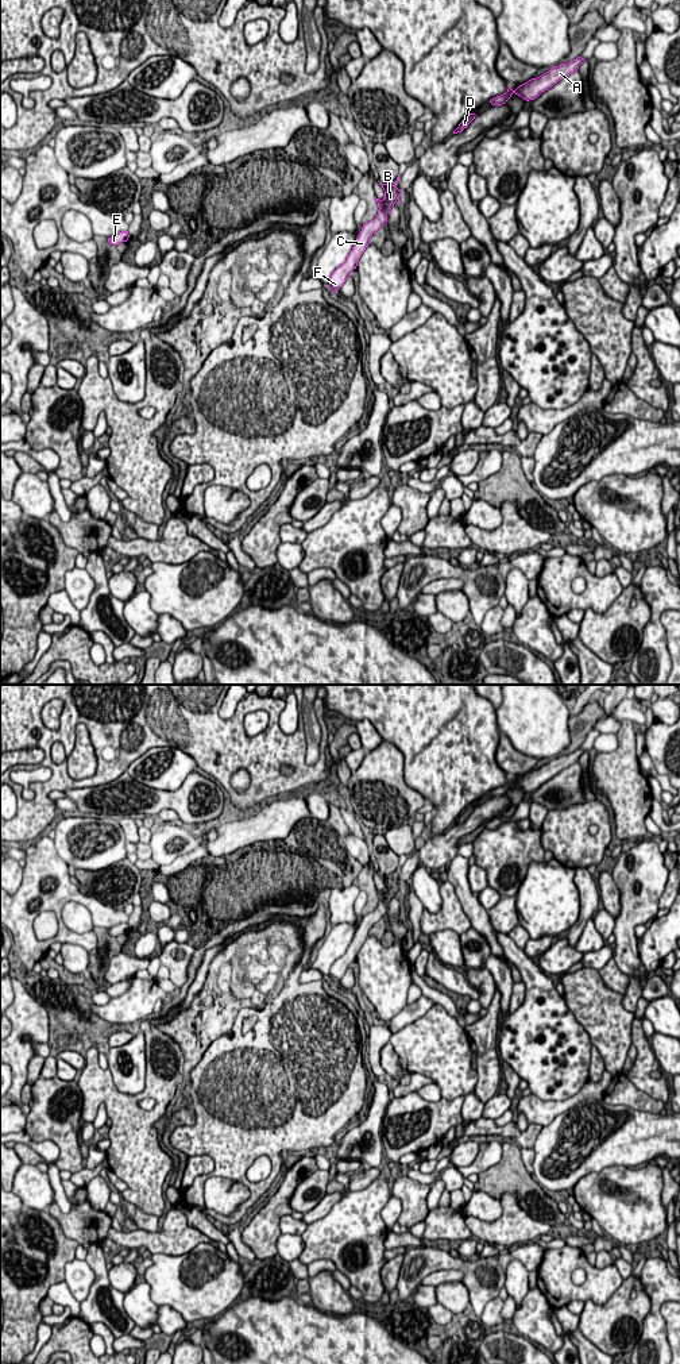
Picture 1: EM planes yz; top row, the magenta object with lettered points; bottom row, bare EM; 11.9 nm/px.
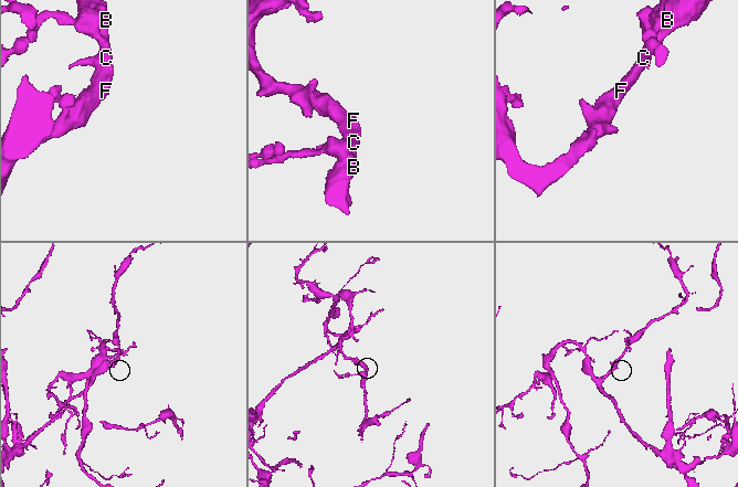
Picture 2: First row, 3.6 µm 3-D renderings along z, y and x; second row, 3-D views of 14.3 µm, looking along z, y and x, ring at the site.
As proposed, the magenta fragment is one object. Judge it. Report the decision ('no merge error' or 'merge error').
no merge error

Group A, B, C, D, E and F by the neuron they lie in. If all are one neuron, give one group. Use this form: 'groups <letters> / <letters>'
groups A B C D E F

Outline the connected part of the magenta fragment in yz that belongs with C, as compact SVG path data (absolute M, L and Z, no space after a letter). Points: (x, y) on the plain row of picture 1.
M399 867L397 868L397 874L393 876L391 874L390 875L382 875L382 879L385 882L385 890L383 891L379 891L375 889L376 894L378 894L378 906L374 912L363 916L362 918L362 922L360 925L358 926L355 935L353 935L353 939L351 941L351 944L348 945L347 951L344 952L343 956L340 956L331 967L329 970L329 979L336 985L341 978L343 975L345 974L345 971L351 967L352 962L356 960L358 958L358 953L359 953L359 949L362 948L362 945L364 944L366 939L368 937L370 935L370 930L371 928L382 918L387 914L387 906L390 905L391 899L394 898L394 895L399 894L399 887L401 887L401 882L397 879L397 875L398 875L398 870Z

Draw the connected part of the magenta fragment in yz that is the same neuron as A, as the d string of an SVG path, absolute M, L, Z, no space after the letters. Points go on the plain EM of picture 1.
M577 748L576 751L568 754L568 755L561 755L559 758L553 758L549 763L544 764L542 767L537 770L532 770L528 774L519 777L515 782L509 778L507 783L497 787L490 791L492 797L502 797L505 795L513 785L521 787L523 791L534 791L537 790L542 783L548 782L552 779L555 775L557 775L560 771L564 768L576 764L579 758L584 754L586 751L582 748Z

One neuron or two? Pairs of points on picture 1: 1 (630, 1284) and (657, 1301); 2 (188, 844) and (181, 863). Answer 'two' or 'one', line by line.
1: two
2: two

